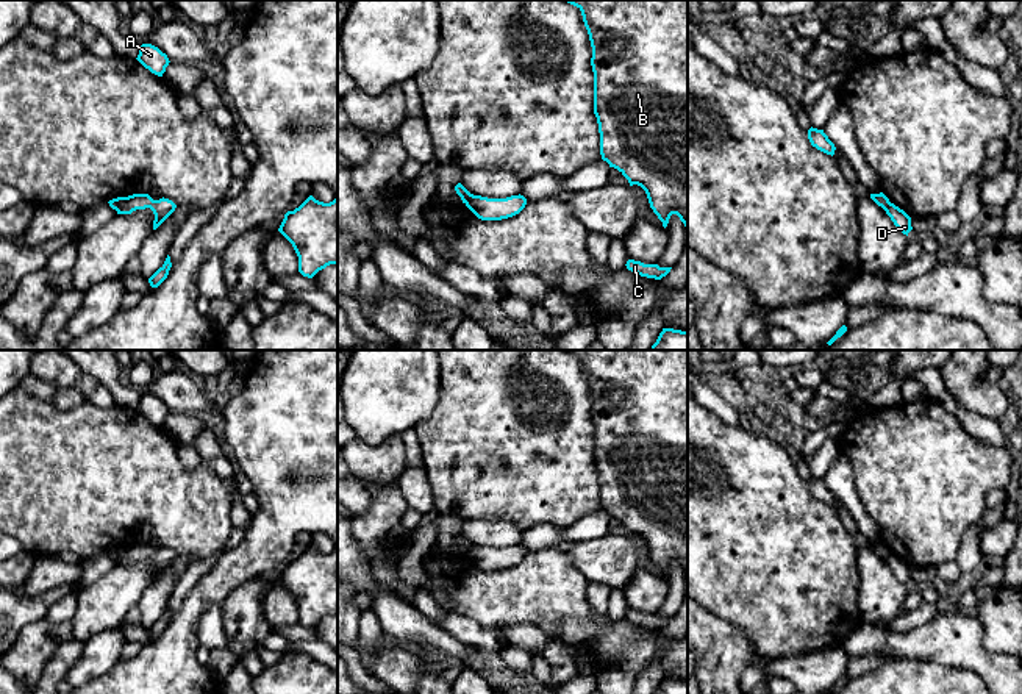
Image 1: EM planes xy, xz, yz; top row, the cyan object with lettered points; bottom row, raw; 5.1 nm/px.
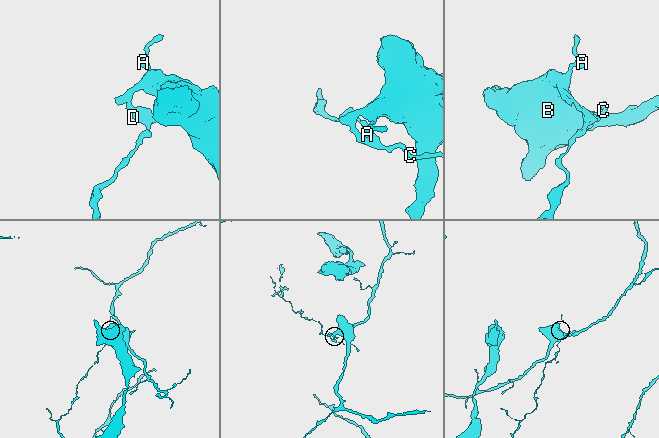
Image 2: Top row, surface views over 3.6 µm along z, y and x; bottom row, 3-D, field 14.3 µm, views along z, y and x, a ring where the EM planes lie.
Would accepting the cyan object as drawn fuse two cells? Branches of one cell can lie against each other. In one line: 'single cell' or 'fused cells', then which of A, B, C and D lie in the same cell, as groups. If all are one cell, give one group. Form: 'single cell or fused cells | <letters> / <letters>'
fused cells | A B / C D

